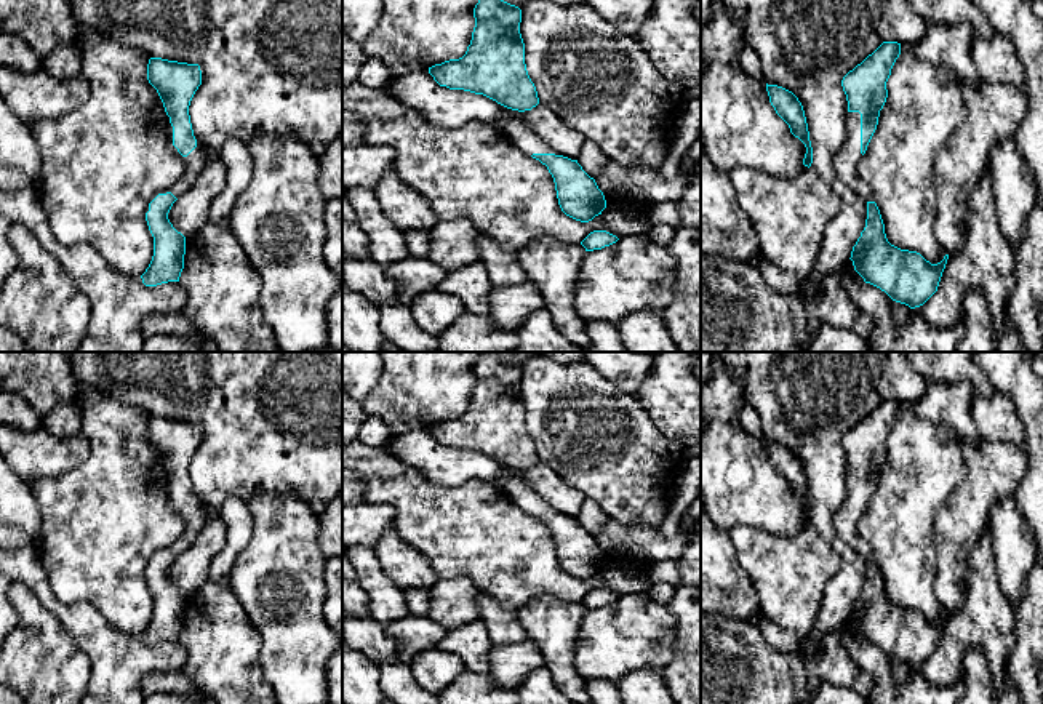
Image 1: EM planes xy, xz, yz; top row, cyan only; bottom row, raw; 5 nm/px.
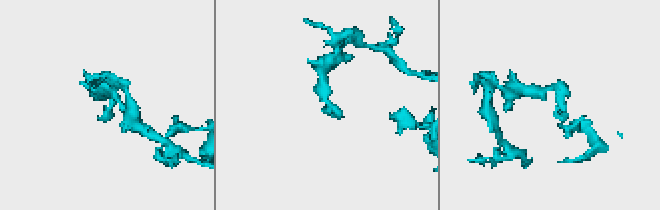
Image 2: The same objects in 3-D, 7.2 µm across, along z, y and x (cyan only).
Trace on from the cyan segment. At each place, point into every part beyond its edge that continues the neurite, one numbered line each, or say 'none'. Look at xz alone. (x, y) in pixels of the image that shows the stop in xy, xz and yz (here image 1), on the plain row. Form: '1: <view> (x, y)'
1: xz (511, 484)

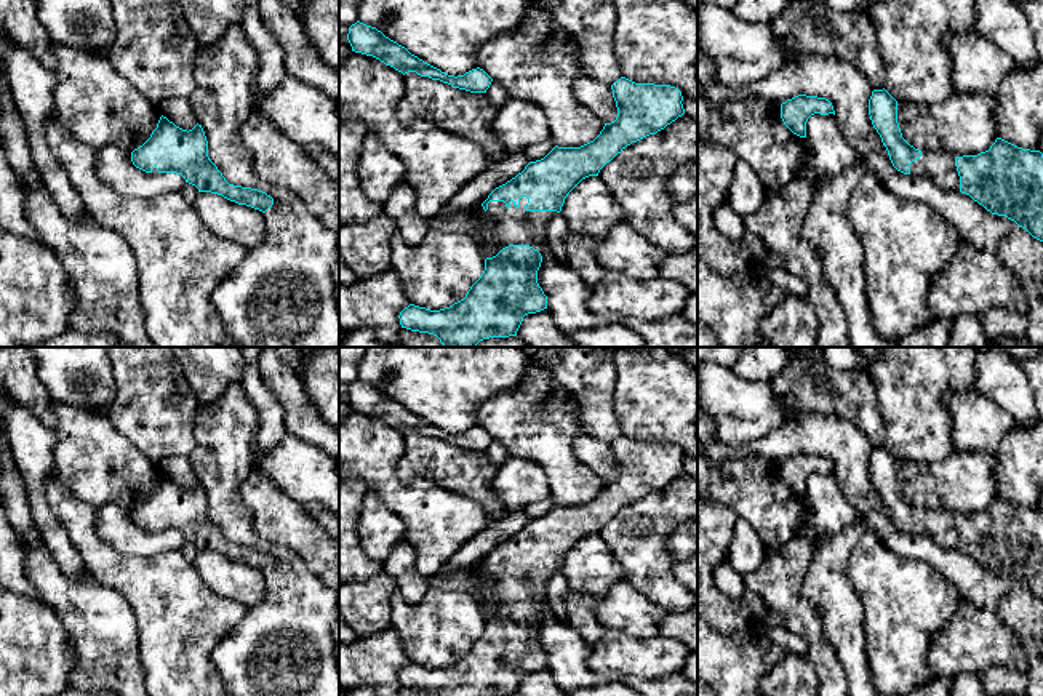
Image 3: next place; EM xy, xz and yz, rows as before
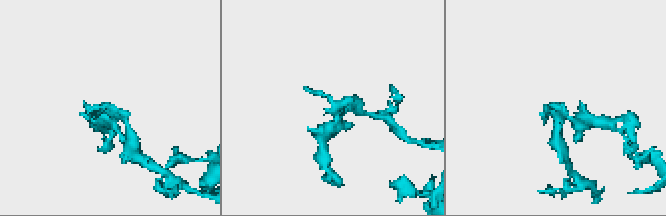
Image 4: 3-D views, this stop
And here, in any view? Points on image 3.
1: xz (515, 584)

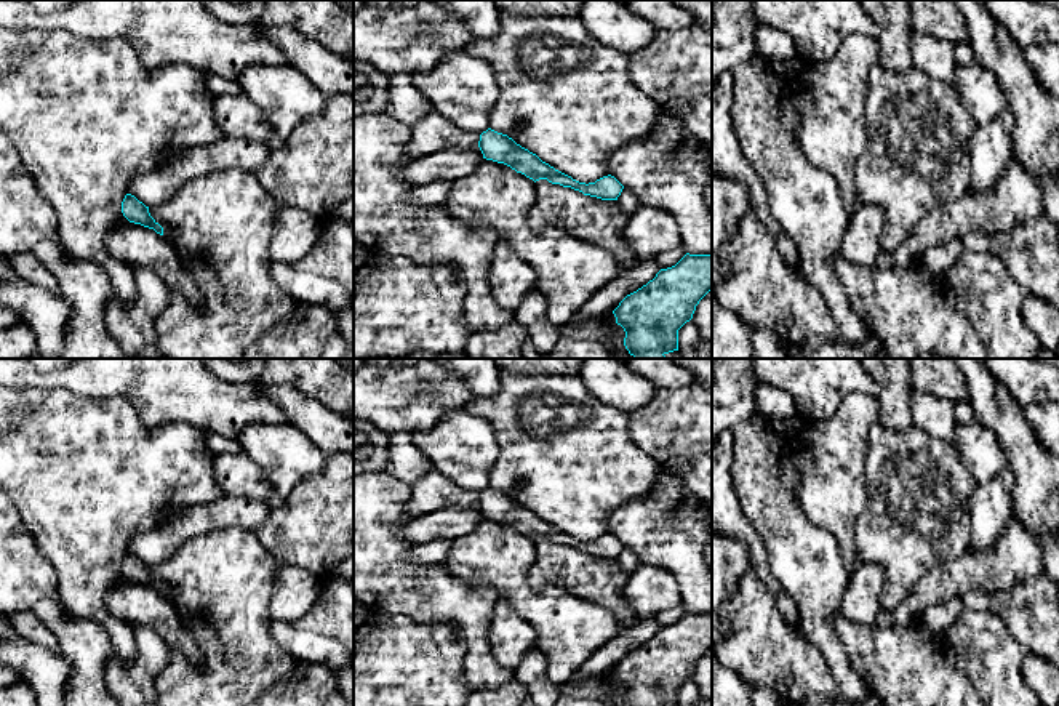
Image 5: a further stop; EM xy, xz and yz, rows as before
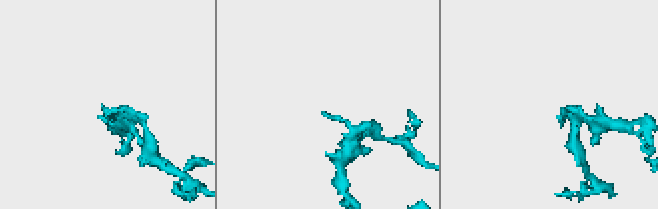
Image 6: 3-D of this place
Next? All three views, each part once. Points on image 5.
none

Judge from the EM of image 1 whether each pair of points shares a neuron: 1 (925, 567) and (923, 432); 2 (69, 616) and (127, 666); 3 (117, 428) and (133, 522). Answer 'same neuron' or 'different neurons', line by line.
1: same neuron
2: same neuron
3: same neuron

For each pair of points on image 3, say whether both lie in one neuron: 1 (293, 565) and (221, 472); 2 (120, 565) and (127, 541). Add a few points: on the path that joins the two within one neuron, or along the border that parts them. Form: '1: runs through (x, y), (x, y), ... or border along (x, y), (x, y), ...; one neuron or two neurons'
1: runs through (267, 548), (258, 543), (231, 516), (224, 498); one neuron
2: border along (95, 532), (123, 554), (160, 554); two neurons

